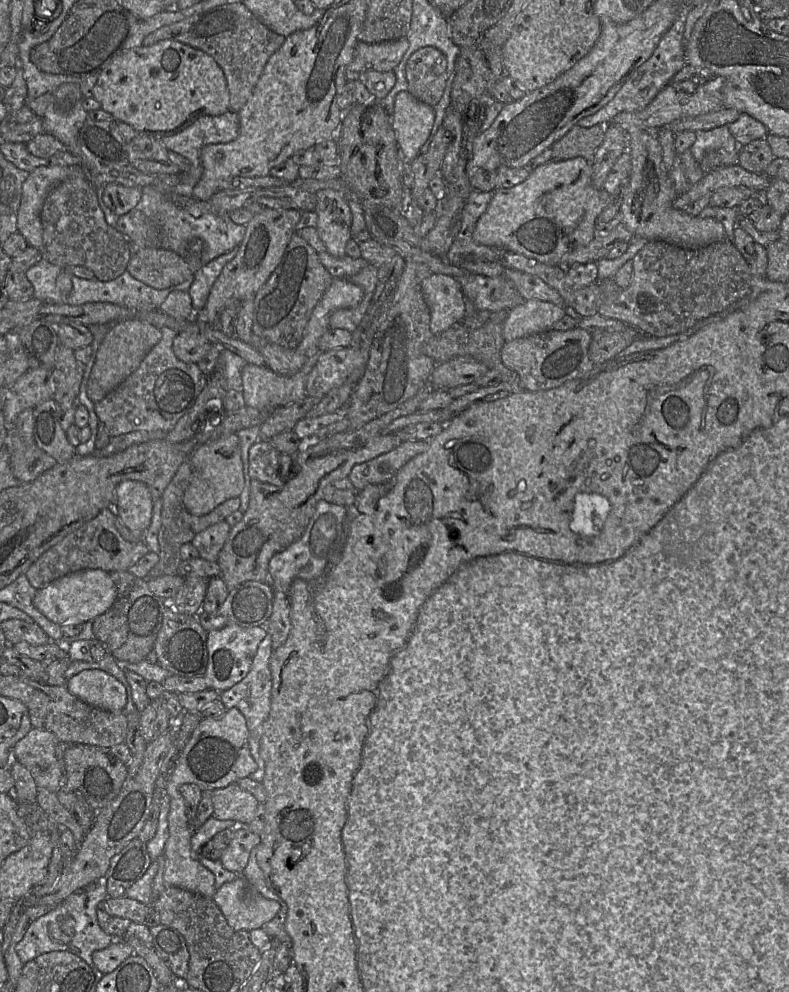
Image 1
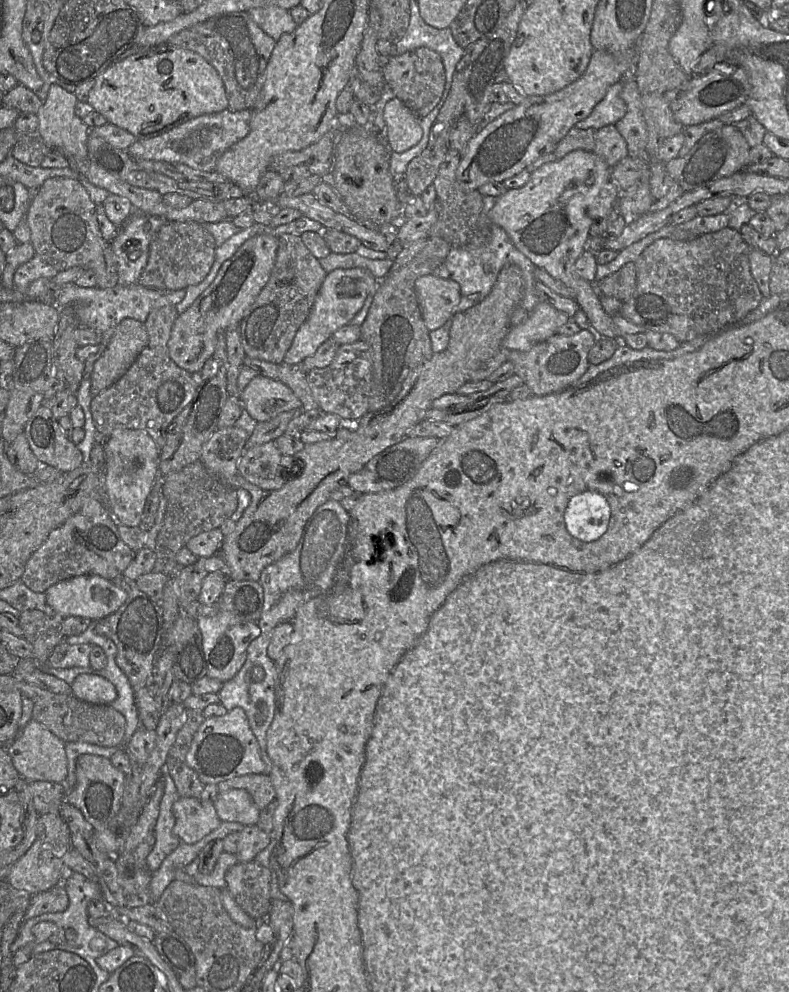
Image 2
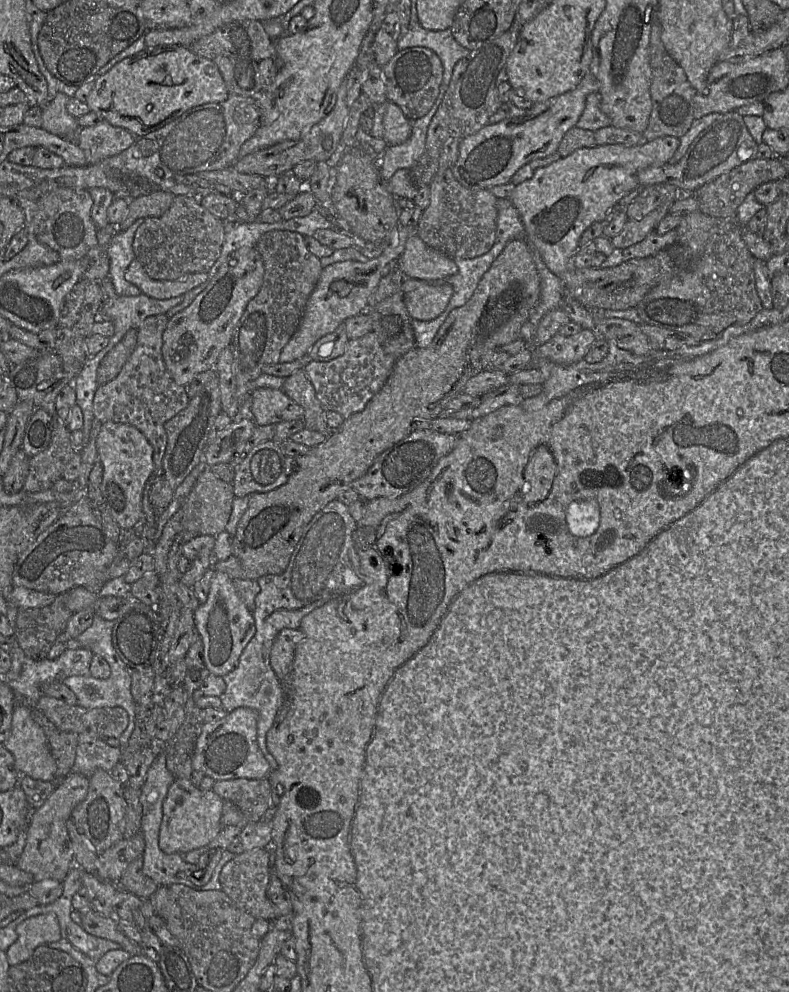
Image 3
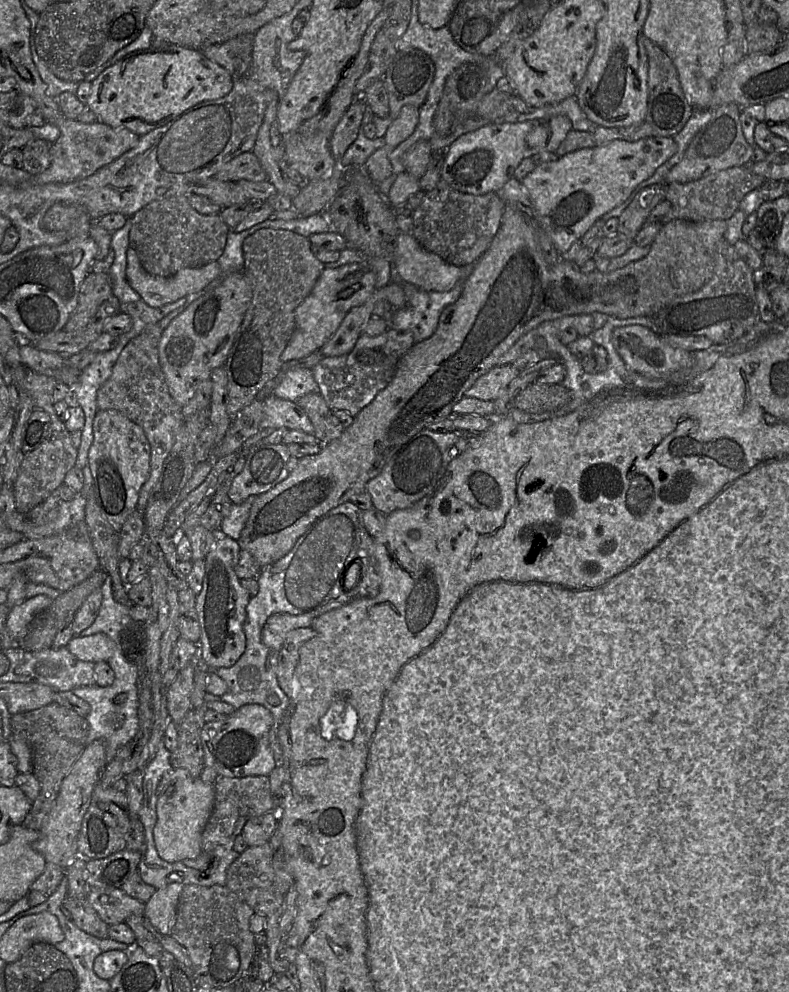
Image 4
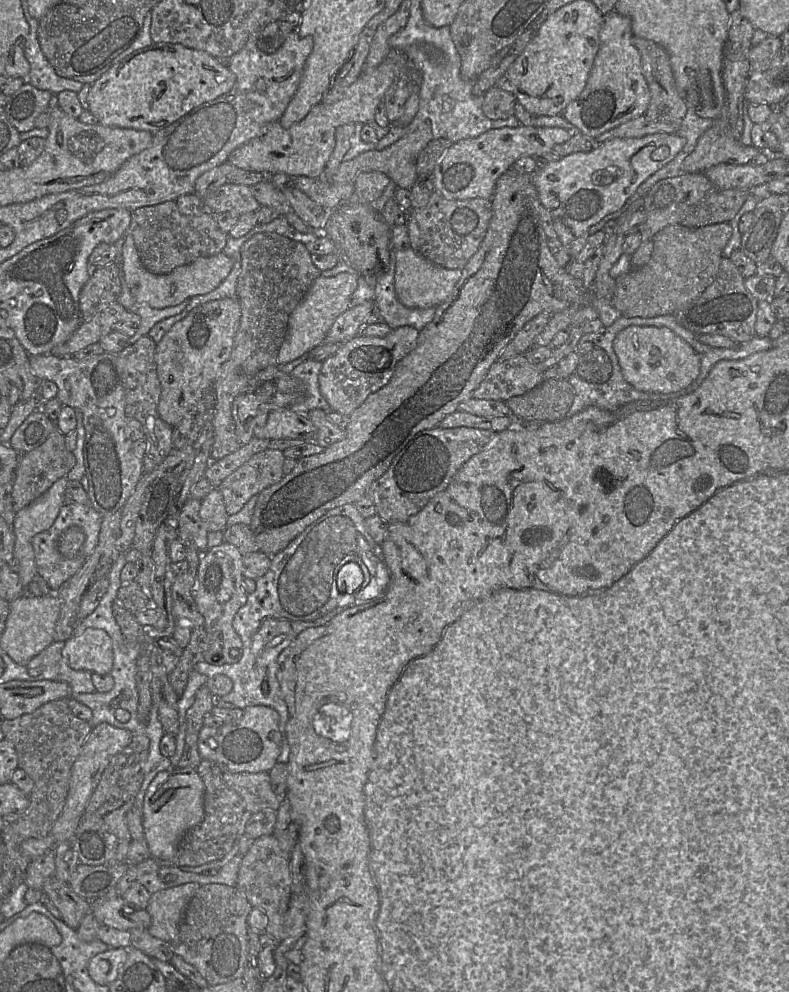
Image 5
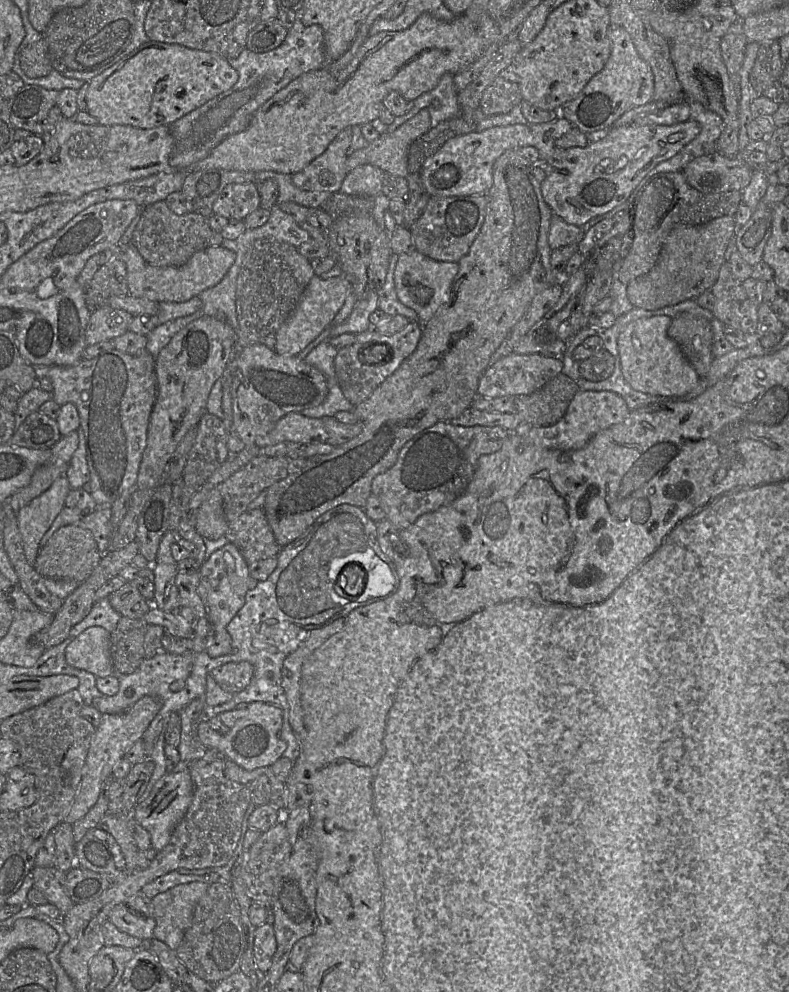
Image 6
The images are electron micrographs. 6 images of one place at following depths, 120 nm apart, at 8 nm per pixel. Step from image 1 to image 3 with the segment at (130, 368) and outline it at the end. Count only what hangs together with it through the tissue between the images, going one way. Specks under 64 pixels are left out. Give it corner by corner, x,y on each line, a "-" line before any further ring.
137,329
126,332
121,341
106,354
97,370
98,385
104,385
113,380
134,351
137,344

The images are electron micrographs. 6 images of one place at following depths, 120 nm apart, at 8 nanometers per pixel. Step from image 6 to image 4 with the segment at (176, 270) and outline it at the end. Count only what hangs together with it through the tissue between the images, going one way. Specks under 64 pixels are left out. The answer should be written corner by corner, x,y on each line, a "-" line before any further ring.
129,247
127,249
126,278
129,285
150,307
159,308
173,303
180,298
186,298
189,294
198,292
217,278
220,274
220,266
217,261
210,262
198,268
183,268
170,277
154,276
148,273
141,265
136,251

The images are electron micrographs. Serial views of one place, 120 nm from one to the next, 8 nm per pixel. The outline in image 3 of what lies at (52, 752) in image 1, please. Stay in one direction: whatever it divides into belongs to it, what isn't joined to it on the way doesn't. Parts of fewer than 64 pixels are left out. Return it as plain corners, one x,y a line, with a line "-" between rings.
17,703
13,710
10,734
4,742
5,748
13,755
15,768
21,776
35,780
54,782
56,780
56,762
50,752
47,738
42,728
32,719
32,708

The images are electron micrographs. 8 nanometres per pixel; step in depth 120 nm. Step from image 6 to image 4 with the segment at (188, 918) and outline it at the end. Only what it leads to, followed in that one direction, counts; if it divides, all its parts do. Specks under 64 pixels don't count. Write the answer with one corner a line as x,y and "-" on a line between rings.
169,883
166,887
157,889
144,903
145,917
161,935
171,935
183,887
182,883

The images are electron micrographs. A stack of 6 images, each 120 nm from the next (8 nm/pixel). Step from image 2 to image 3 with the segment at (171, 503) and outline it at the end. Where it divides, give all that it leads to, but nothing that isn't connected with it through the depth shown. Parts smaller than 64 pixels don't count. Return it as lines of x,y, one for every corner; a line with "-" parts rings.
210,468
203,469
181,505
182,531
218,535
225,530
234,497
232,483
220,479

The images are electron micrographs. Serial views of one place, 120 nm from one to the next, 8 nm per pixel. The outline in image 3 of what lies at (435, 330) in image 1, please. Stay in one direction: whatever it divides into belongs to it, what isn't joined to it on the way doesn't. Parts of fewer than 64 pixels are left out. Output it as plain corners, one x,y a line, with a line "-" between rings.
405,278
400,290
410,317
419,321
437,318
444,312
453,294
451,285
435,286
415,278

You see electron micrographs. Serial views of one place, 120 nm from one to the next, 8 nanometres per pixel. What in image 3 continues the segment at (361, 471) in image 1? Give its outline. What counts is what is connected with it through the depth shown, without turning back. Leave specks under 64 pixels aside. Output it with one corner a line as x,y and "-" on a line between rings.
426,429
412,430
407,437
381,453
367,472
351,483
350,488
367,501
381,497
398,498
428,478
438,461
452,451
458,436

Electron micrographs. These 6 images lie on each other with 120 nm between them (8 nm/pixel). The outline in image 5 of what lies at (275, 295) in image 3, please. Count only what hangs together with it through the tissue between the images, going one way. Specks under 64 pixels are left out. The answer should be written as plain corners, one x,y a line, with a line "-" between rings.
275,232
255,234
241,248
241,272
237,280
235,296
241,305
241,319
230,358
222,365
220,373
213,383
215,405
211,412
214,430
211,461
220,460
242,446
237,437
232,411
233,402
238,395
245,391
250,380
258,372
271,366
278,366
278,352
287,334
289,316
304,298
313,281
322,273
312,262
311,255
304,243

